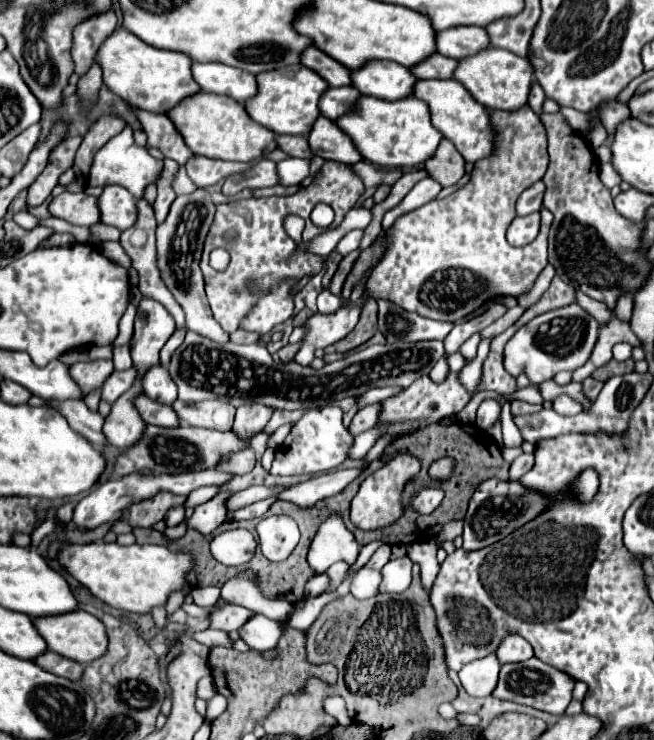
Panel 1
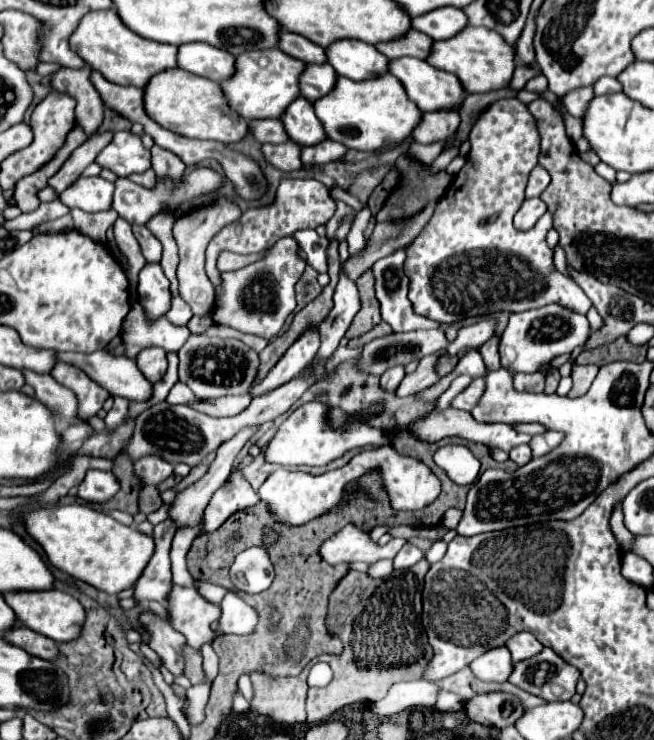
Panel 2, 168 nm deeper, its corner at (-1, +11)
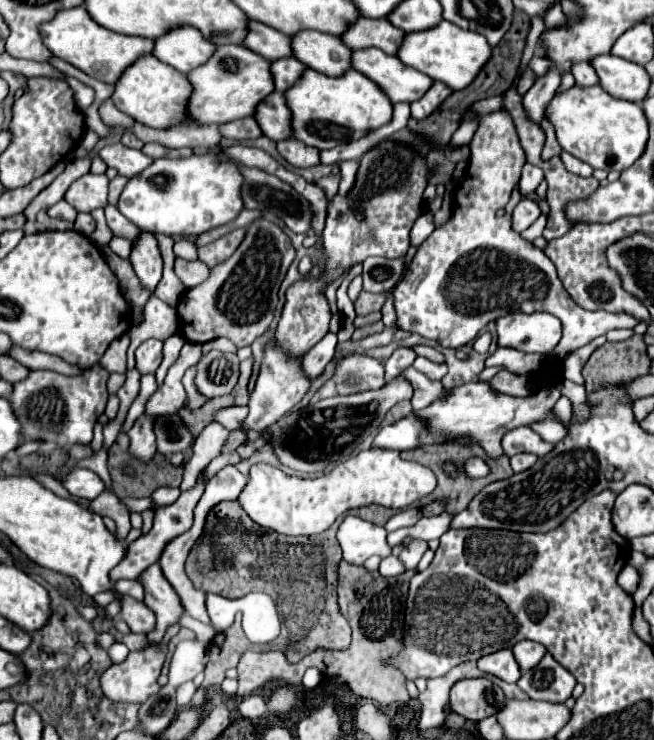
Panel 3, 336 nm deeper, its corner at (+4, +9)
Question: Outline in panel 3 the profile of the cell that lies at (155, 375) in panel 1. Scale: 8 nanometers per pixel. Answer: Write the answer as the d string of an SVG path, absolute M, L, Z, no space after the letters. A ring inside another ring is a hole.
M150 338L138 346L136 368L140 370L140 374L154 374L160 362L162 362L162 342L160 340Z

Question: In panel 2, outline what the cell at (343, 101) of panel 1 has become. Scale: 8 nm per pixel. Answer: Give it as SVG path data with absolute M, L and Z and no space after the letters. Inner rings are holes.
M307 64L301 76L301 96L307 100L319 100L319 96L327 96L335 84L337 74L331 64Z

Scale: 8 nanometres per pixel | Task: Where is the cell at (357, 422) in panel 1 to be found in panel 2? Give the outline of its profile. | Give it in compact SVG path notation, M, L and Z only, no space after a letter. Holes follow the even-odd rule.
M391 368L391 370L387 370L387 372L381 376L381 388L383 388L385 392L389 392L389 394L395 394L395 390L397 390L397 386L401 384L403 376L405 376L405 370L403 370L403 368Z

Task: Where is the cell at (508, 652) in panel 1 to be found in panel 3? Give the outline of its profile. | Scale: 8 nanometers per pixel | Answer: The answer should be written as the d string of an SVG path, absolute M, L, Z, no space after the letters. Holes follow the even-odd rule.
M522 640L512 648L516 662L520 664L522 672L528 672L530 668L534 668L546 654L546 648L540 642L532 642L532 640Z

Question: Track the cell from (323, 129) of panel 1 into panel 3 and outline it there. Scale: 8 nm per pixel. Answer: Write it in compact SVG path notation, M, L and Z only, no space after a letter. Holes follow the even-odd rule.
M280 92L268 94L254 112L254 120L258 122L264 136L274 142L290 138L290 110Z

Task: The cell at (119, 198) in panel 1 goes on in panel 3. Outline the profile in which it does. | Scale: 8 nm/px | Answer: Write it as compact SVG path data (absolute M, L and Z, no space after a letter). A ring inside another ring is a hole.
M222 150L186 158L158 158L144 172L128 180L120 194L118 210L142 230L196 238L232 222L244 208L240 196L244 176L238 166L240 164Z

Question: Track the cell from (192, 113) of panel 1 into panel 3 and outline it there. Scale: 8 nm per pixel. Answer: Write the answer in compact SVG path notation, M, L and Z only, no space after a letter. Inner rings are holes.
M142 54L138 62L132 62L114 84L112 102L118 110L132 116L136 122L152 128L168 128L176 124L192 124L186 116L186 98L190 96L190 84L186 76L160 62L154 54Z

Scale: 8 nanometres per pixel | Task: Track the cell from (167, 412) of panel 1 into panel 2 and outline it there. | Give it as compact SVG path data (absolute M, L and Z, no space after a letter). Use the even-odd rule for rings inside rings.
M97 350L91 354L59 352L59 360L79 366L111 396L121 396L131 402L149 402L153 396L153 384L139 372L131 358Z

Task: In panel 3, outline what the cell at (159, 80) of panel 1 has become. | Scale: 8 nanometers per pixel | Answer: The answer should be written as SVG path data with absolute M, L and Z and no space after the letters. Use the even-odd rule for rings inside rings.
M84 6L60 10L52 20L40 24L38 30L42 34L44 46L54 56L70 62L72 66L86 72L88 76L108 82L108 84L114 84L118 80L118 74L122 74L122 70L126 70L126 66L130 66L130 62L134 62L140 54L152 52L152 40L110 32L110 30L98 26L90 18L90 14L86 14Z

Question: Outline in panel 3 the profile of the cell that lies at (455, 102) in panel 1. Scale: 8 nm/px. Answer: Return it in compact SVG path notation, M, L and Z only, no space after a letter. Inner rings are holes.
M352 50L352 70L370 78L388 98L390 102L414 102L422 98L432 80L404 66L396 56L388 56L382 50Z

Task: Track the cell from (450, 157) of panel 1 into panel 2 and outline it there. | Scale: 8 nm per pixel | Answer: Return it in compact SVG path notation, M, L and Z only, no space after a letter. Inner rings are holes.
M431 112L423 114L423 124L415 128L413 138L419 144L433 144L441 142L455 134L459 126L459 114L457 112Z

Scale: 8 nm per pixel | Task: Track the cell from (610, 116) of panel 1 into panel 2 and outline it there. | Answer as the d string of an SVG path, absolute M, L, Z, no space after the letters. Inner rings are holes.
M603 76L597 80L597 84L593 86L595 90L595 96L605 96L605 94L615 94L615 92L623 92L623 86L619 84L617 78L609 78L609 76Z

